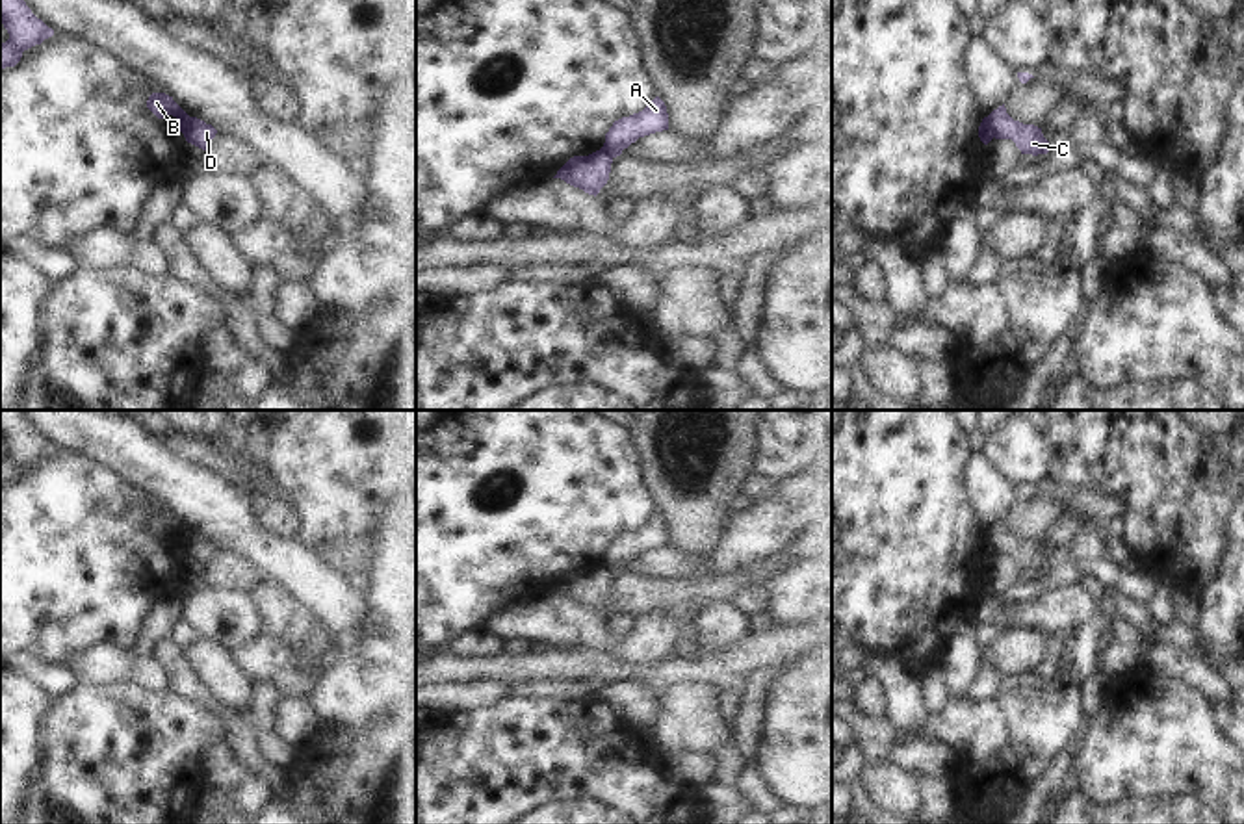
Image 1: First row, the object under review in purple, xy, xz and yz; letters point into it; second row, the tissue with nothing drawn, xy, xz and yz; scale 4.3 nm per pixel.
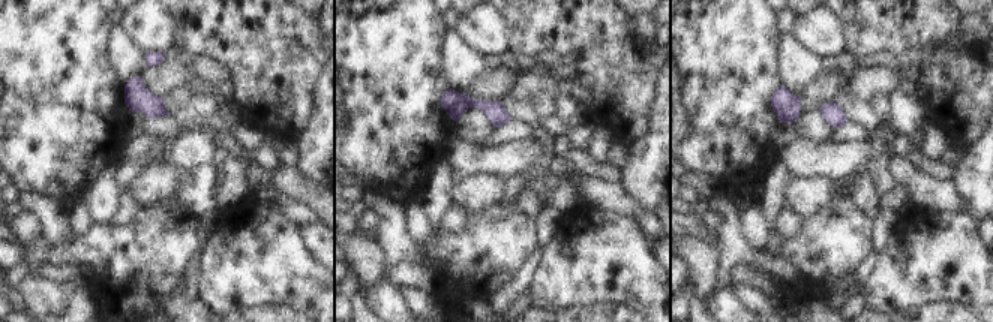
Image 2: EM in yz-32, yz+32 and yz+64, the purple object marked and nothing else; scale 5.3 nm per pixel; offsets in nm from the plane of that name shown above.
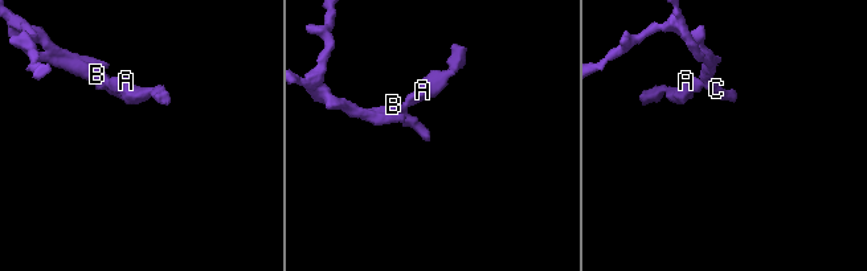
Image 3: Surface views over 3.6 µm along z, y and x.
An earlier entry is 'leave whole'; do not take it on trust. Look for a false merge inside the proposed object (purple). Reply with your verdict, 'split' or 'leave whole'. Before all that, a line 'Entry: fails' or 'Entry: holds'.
Entry: fails
split

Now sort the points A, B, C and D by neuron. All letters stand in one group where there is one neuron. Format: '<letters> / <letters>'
A D / B C

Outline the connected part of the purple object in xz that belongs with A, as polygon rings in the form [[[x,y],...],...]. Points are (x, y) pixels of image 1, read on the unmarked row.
[[[655,512],[642,527],[615,536],[602,566],[616,573],[639,553],[663,546],[668,546],[668,529],[665,518]]]

